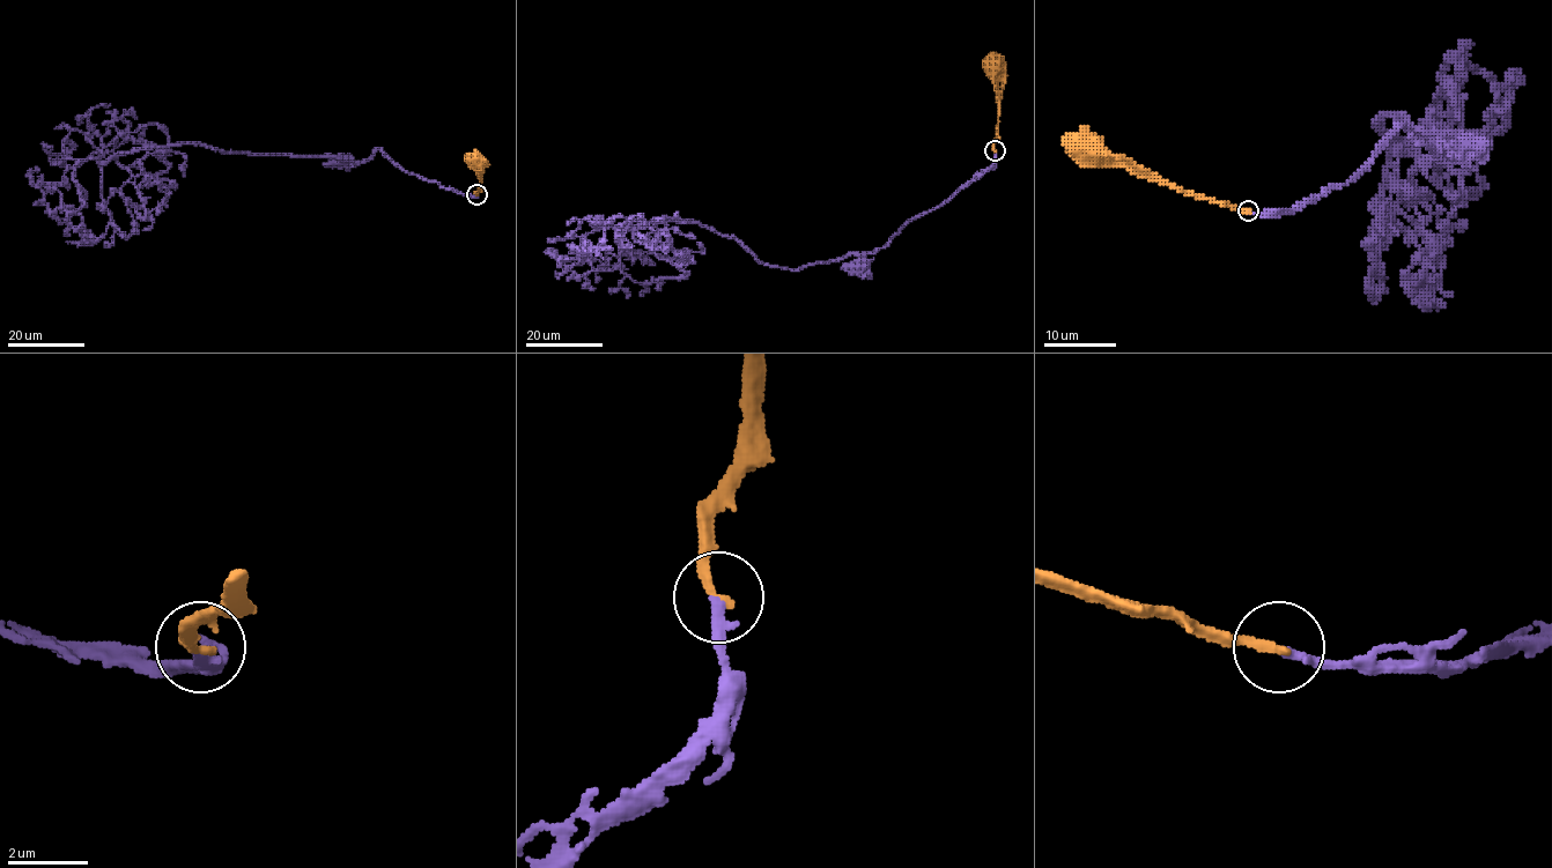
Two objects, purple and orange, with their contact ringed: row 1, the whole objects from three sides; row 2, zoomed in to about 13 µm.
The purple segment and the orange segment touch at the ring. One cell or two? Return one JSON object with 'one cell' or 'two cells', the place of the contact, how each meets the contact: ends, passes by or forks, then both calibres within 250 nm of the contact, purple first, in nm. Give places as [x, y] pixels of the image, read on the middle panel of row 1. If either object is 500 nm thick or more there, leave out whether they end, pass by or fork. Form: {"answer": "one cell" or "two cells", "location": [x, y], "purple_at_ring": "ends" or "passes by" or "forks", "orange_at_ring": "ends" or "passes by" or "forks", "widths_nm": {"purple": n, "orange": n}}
{"answer": "one cell", "location": [995, 150], "purple_at_ring": "ends", "orange_at_ring": "ends", "widths_nm": {"purple": 280, "orange": 240}}

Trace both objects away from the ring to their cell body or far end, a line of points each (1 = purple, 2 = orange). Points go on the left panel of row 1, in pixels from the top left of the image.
1: (477, 194), (377, 149), (355, 162), (182, 143), (82, 160), (83, 206), (67, 212), (51, 185), (67, 190)
2: (477, 194), (477, 164)

